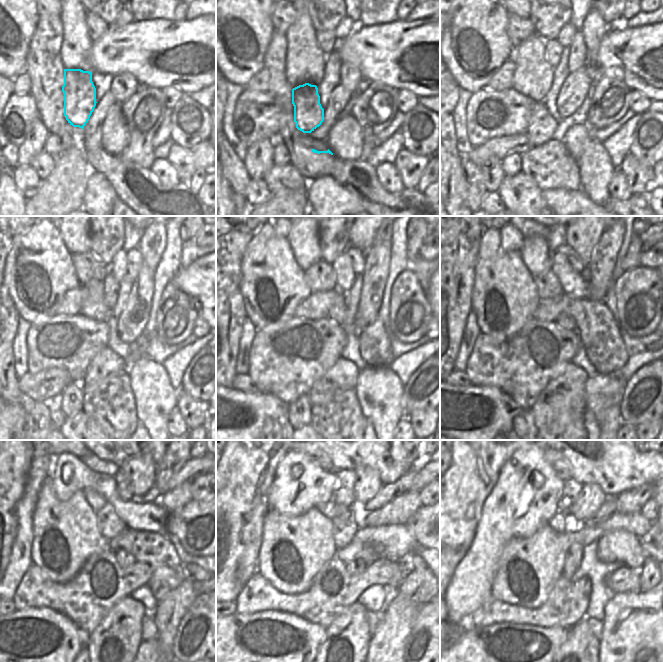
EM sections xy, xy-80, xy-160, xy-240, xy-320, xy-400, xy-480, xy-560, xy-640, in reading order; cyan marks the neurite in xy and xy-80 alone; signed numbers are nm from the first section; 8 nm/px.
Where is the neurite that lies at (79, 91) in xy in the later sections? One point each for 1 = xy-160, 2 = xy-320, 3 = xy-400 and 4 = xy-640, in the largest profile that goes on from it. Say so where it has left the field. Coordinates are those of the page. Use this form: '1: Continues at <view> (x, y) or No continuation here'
1: Continues at xy-160 (541, 127)
2: Continues at xy-320 (337, 406)
3: Continues at xy-400 (572, 398)
4: Continues at xy-640 (581, 643).

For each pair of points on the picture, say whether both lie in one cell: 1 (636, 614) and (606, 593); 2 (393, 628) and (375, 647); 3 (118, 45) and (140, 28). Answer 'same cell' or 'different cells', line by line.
1: different cells
2: same cell
3: same cell

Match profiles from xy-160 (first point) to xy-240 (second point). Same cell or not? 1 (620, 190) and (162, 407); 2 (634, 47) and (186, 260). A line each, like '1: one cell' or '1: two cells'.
1: two cells
2: two cells

